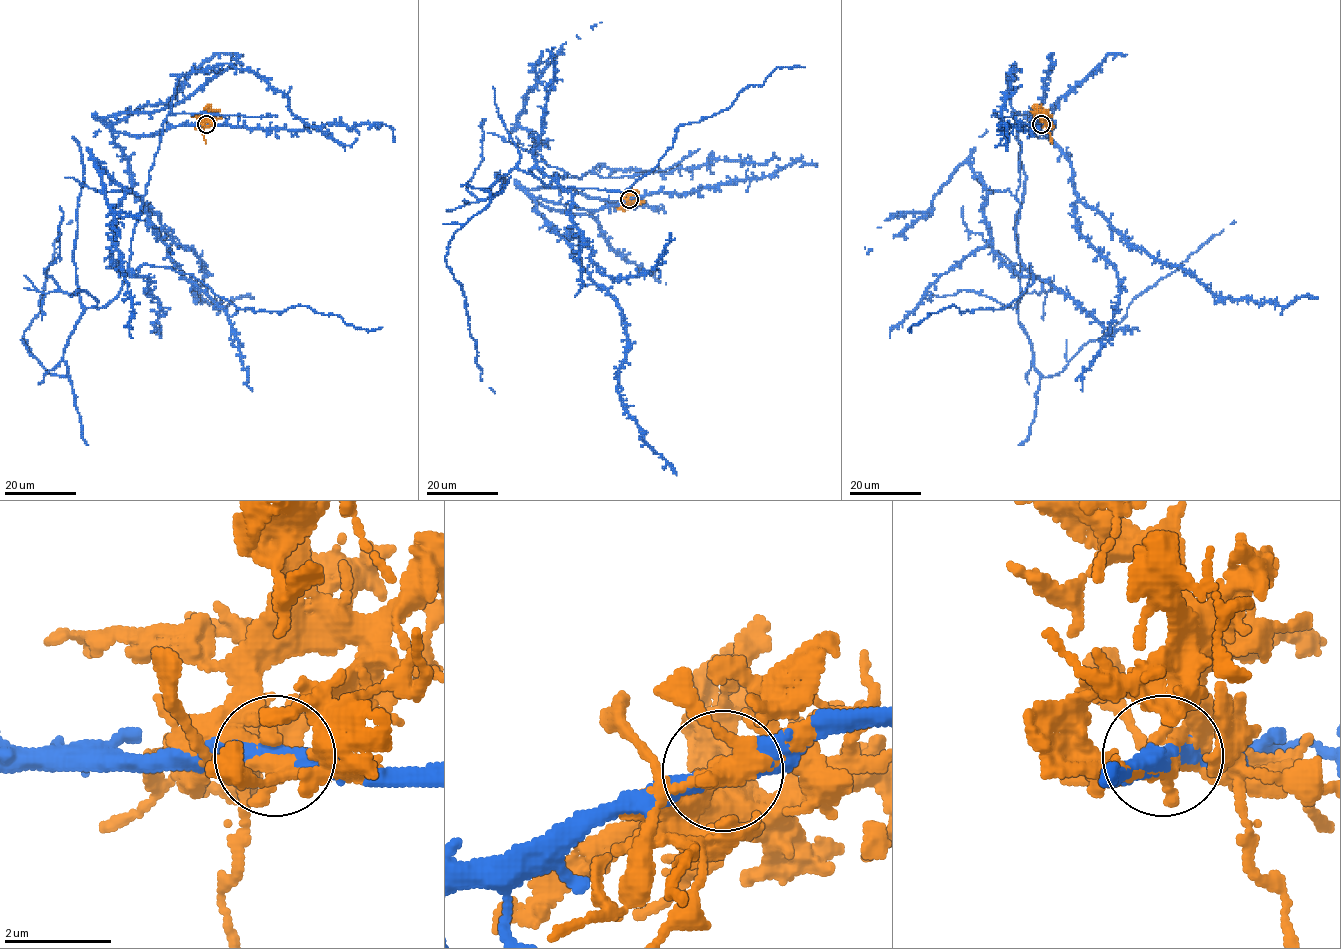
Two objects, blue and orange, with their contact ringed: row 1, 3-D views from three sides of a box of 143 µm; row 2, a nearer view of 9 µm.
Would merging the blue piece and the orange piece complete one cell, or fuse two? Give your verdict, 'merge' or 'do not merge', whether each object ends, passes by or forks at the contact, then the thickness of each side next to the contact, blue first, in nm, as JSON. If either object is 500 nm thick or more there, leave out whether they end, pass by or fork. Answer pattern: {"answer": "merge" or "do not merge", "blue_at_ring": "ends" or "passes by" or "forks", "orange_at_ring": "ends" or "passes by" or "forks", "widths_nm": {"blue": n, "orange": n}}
{"answer": "do not merge", "blue_at_ring": "passes by", "orange_at_ring": "forks", "widths_nm": {"blue": 340, "orange": 320}}

